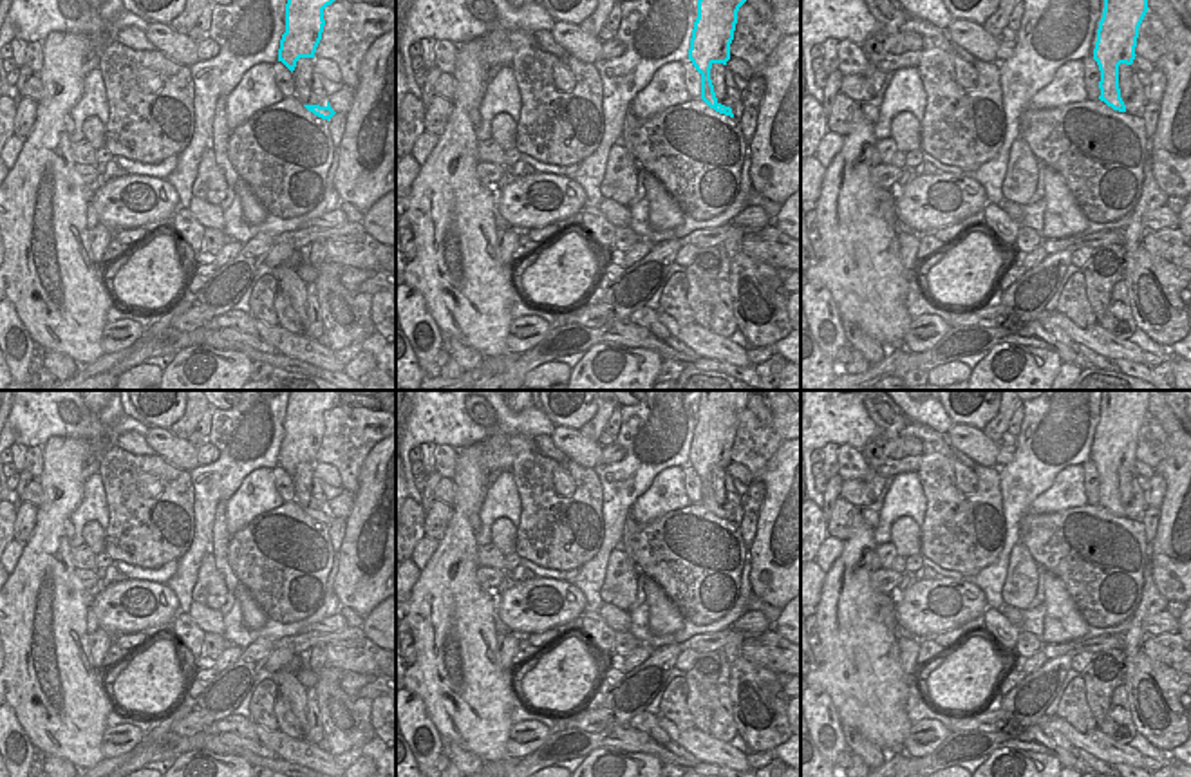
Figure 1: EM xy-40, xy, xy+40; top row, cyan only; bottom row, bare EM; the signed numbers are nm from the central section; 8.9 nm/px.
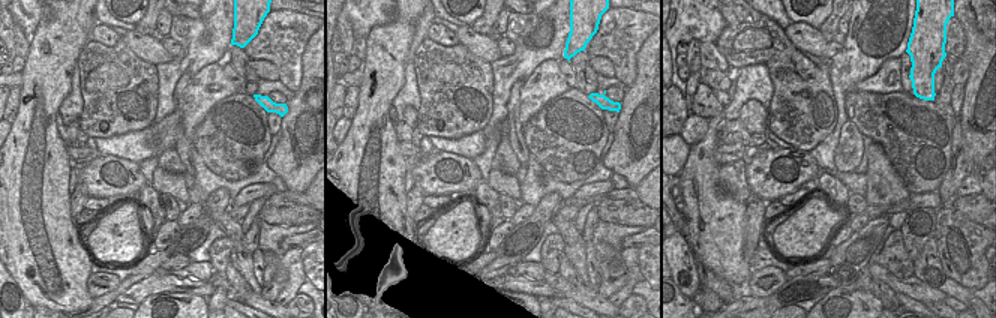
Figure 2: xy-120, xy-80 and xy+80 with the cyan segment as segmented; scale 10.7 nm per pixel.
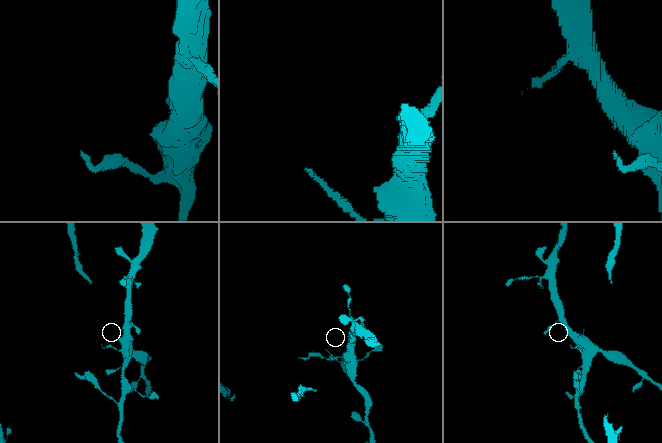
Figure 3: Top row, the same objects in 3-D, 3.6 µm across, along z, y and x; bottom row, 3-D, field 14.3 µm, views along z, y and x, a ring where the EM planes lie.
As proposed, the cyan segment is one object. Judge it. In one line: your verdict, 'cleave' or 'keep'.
keep

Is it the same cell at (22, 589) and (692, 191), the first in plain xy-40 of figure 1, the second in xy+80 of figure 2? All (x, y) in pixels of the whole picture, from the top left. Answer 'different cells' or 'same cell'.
same cell

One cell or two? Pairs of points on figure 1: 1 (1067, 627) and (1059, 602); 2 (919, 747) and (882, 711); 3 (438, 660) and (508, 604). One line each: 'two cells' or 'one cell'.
1: one cell
2: two cells
3: two cells

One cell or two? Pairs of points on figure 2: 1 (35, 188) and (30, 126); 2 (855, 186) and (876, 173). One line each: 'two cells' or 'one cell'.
1: one cell
2: two cells

